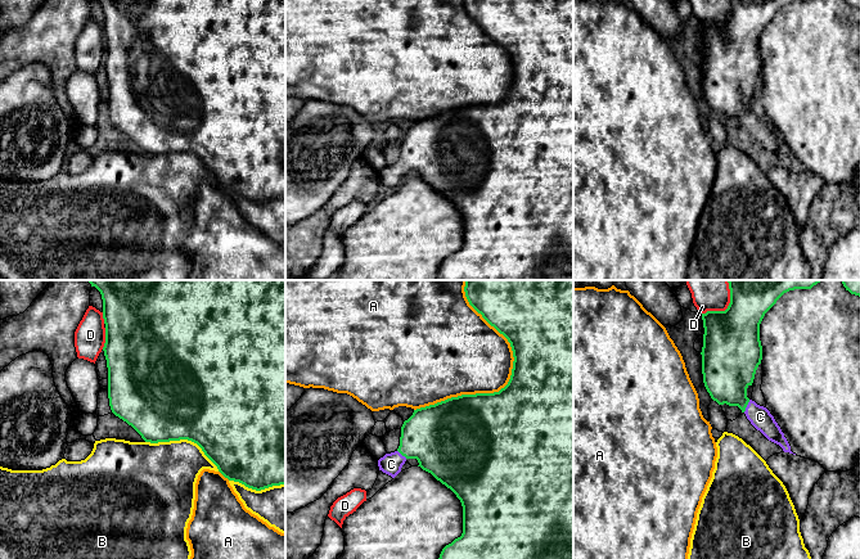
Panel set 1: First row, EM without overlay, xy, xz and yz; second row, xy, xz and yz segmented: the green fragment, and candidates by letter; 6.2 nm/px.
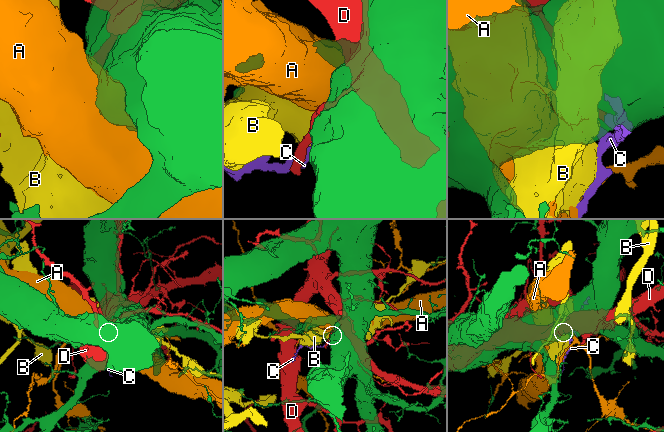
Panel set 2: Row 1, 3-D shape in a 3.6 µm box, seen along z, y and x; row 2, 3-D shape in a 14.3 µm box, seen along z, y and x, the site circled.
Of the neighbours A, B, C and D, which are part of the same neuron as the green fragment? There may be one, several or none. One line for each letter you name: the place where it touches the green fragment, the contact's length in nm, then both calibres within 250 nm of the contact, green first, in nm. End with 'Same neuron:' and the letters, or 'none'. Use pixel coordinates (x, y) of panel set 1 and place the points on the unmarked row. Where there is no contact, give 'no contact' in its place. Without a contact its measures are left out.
C: yz (746, 118) | 90 nm | 320/140 nm
Same neuron: C

